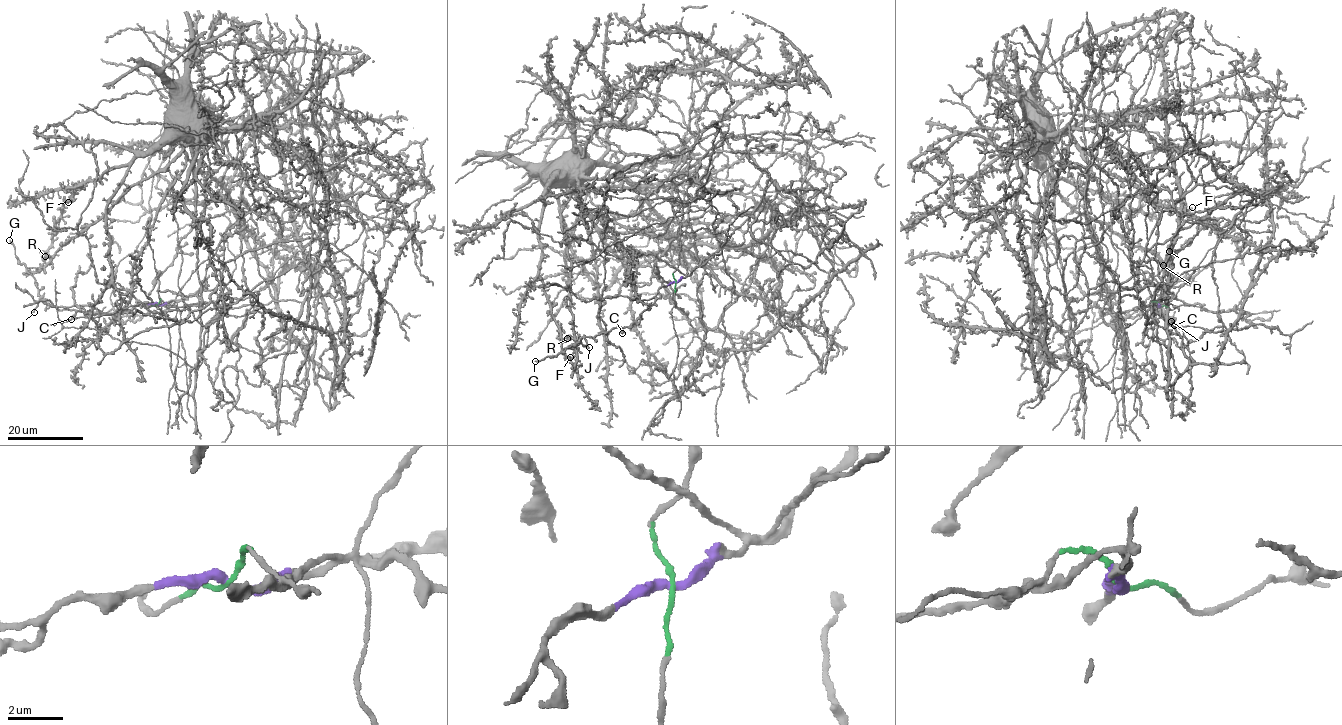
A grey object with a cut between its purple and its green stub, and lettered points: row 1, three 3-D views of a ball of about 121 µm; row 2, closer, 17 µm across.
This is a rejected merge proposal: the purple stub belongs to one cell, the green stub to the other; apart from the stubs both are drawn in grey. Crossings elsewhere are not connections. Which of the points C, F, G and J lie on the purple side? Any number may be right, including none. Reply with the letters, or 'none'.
C, G, J

